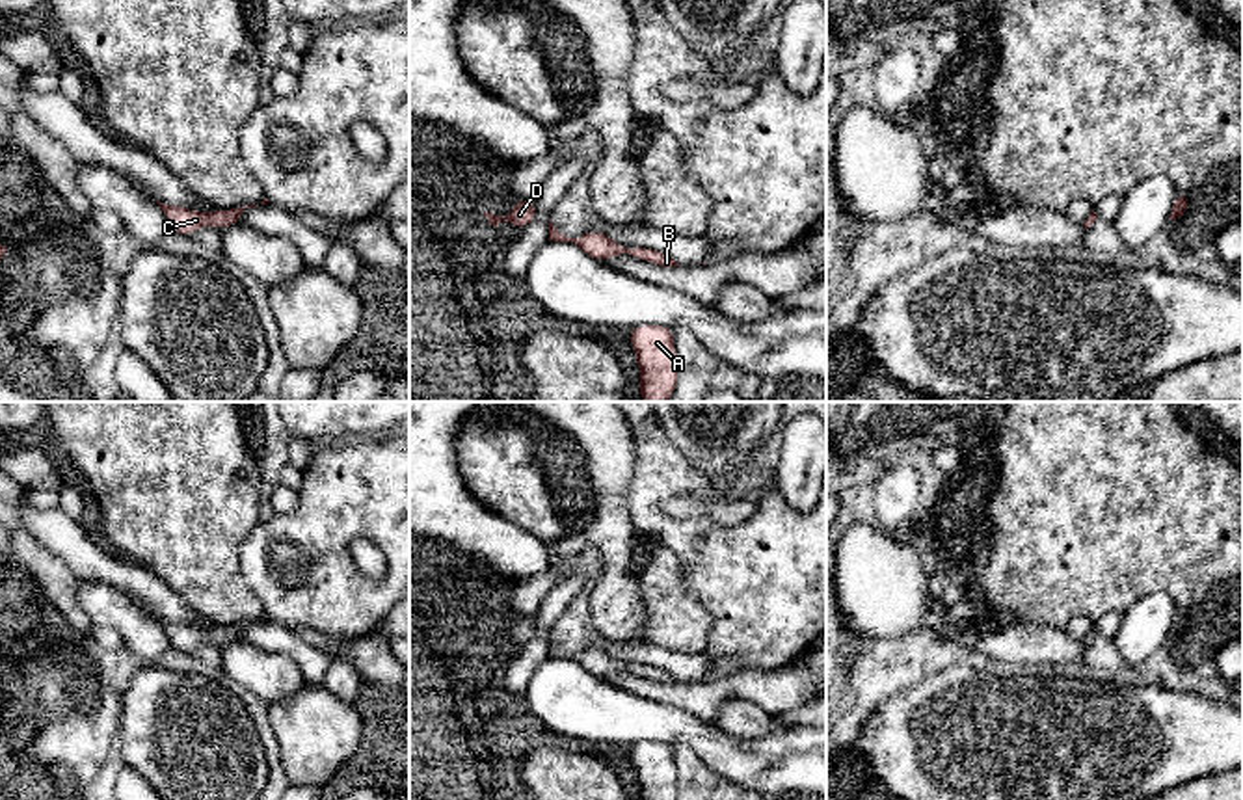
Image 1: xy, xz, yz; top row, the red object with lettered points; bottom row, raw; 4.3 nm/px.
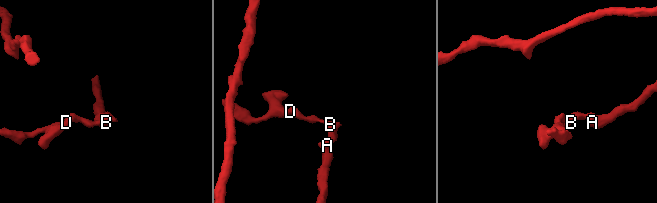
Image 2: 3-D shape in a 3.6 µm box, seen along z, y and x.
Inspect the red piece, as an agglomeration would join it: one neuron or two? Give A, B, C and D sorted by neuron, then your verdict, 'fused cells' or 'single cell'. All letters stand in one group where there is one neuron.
groups A B C D; single cell

